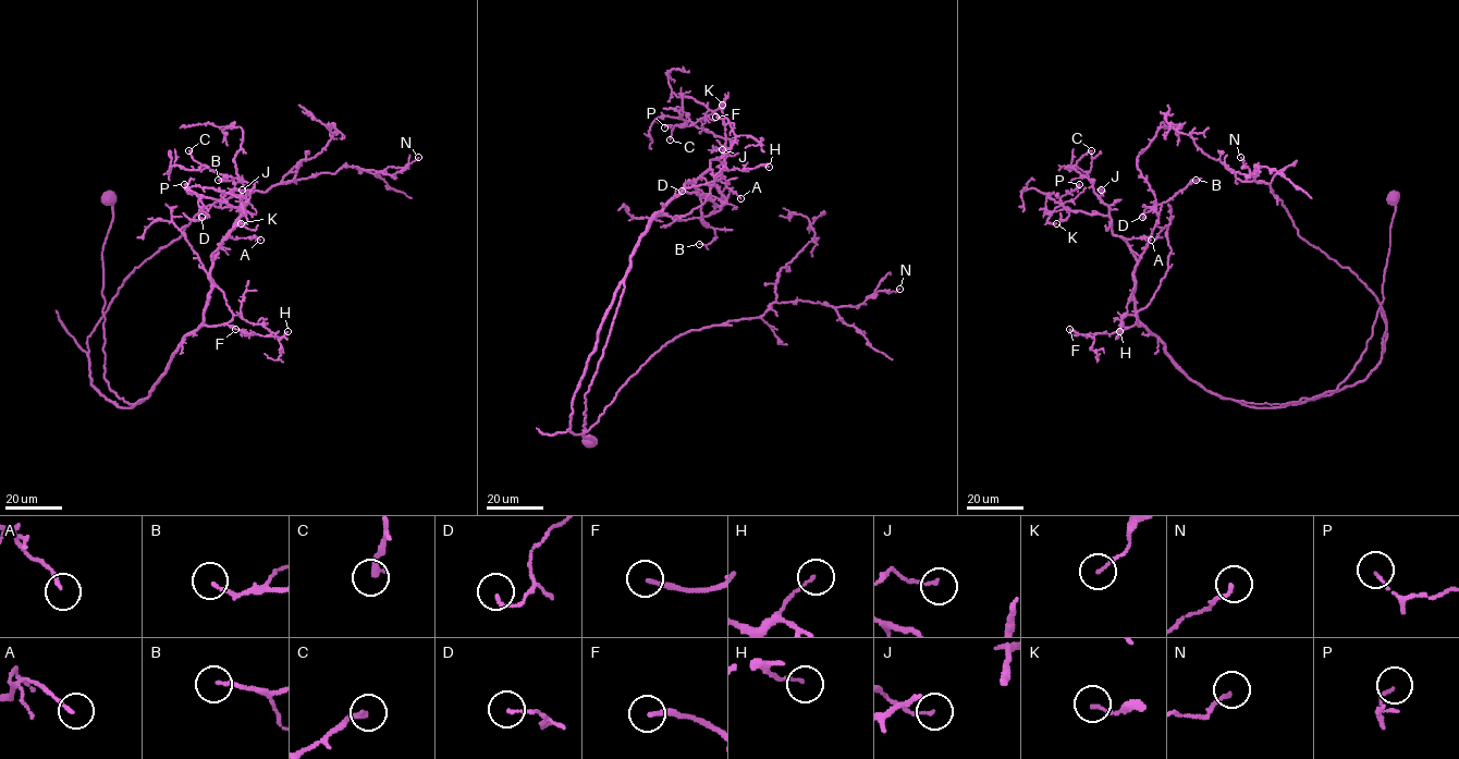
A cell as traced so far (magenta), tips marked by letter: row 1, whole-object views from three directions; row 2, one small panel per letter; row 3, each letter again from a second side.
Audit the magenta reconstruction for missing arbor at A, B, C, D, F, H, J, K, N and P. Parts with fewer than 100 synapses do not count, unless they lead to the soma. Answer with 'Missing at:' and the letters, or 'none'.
Missing at: none

